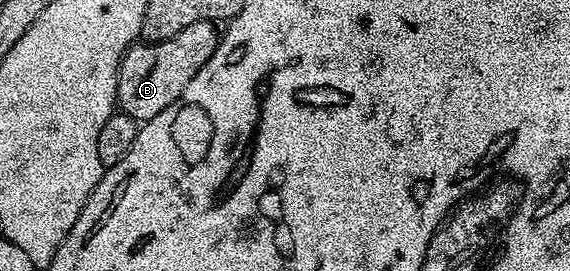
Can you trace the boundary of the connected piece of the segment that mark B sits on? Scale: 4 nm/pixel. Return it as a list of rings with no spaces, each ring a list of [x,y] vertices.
[[[213,21],[194,22],[165,40],[137,42],[124,53],[118,70],[116,103],[119,111],[130,118],[143,122],[162,114],[190,86],[190,78],[206,66],[214,54],[218,39],[218,28]]]

